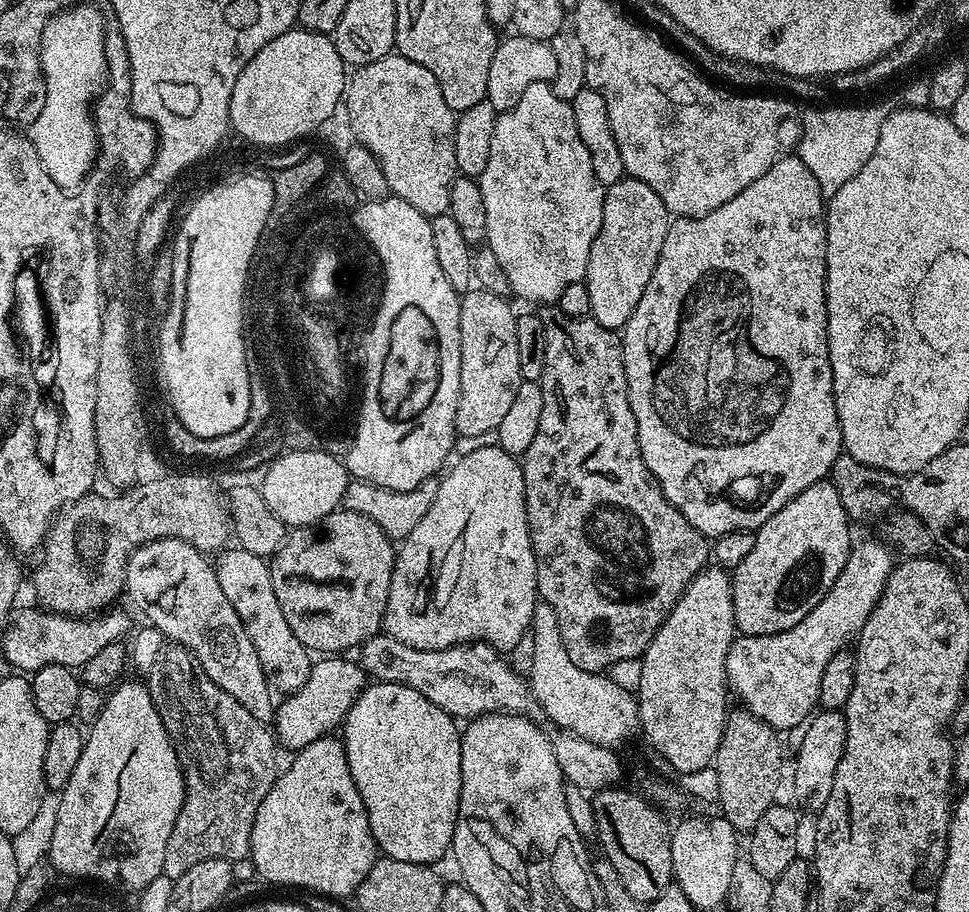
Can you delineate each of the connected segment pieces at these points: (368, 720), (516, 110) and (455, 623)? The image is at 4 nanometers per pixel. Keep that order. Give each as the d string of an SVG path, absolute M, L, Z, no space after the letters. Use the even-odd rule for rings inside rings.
M372 682L365 687L363 694L350 706L342 725L342 739L344 741L344 757L350 766L350 774L354 778L354 786L358 786L358 794L362 794L362 802L366 806L366 814L370 822L372 836L376 840L376 847L384 856L394 858L398 862L414 862L429 866L439 865L443 856L449 855L454 838L454 826L458 818L458 802L462 794L462 746L460 745L461 729L456 728L457 721L448 712L444 712L430 698L418 694L405 684L386 684Z
M531 82L512 109L497 115L494 139L490 141L490 158L486 161L486 170L482 170L478 183L482 190L482 206L486 206L486 247L494 252L494 257L505 271L511 291L524 300L533 300L536 306L555 305L560 295L566 290L566 286L584 279L586 266L590 262L590 246L594 246L594 238L598 238L598 230L602 226L602 206L606 188L594 175L594 162L590 162L590 150L586 150L586 142L578 138L578 126L574 123L574 110L571 103L558 98L558 94L554 94L551 83Z
M498 446L474 450L474 454L455 462L447 469L448 476L439 477L438 494L434 494L434 506L426 510L426 518L399 541L383 631L406 646L414 646L414 650L446 650L459 644L483 642L497 653L508 654L504 652L514 651L523 640L525 643L538 601L536 559L526 518L524 470L517 457Z

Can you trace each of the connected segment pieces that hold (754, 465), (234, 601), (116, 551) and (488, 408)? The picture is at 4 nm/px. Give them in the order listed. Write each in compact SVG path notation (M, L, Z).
M781 155L770 166L770 170L766 170L766 174L762 174L762 178L750 182L750 186L746 186L746 190L742 190L742 194L734 194L734 198L730 198L730 202L722 202L722 206L710 210L710 214L705 216L681 216L669 223L666 230L666 242L662 242L662 254L658 254L658 266L654 266L654 274L650 274L650 282L646 286L646 291L642 293L642 299L638 301L638 306L634 306L634 314L630 314L630 318L622 329L626 386L630 398L630 410L634 410L636 437L638 438L638 446L642 450L642 458L646 462L650 474L654 474L654 478L666 499L679 510L682 518L686 518L686 522L690 522L690 526L694 526L694 530L698 530L709 538L719 538L731 532L751 532L760 528L770 517L778 514L778 510L782 510L782 506L786 506L786 502L790 502L790 498L802 494L802 490L806 490L806 486L814 486L814 482L825 479L831 473L834 462L842 455L844 443L838 422L838 410L834 406L834 382L832 381L832 367L828 353L828 311L826 310L826 294L824 293L827 233L826 197L824 191L818 186L814 174L810 174L810 170L806 170L799 155Z
M232 546L215 557L214 567L218 586L222 586L230 606L234 606L238 618L242 618L246 634L250 634L254 650L258 650L258 662L262 662L269 685L280 694L298 691L302 682L310 678L314 660L307 646L298 642L296 632L290 630L286 622L286 614L282 614L282 606L278 606L269 561L258 554L250 554L250 550Z
M186 470L180 479L159 479L149 487L134 484L119 494L112 494L116 496L96 495L83 496L61 508L44 537L39 553L40 565L32 576L32 588L47 611L60 612L63 616L91 616L113 607L119 601L116 599L125 591L124 575L128 557L135 548L140 548L149 540L175 538L205 554L219 553L229 543L230 517L225 497L222 492L220 496L210 477L195 476L192 470Z
M481 287L460 296L460 401L456 411L456 430L461 436L496 431L498 422L502 422L502 417L514 403L514 394L522 377L518 366L517 313L512 312L507 303L505 297Z

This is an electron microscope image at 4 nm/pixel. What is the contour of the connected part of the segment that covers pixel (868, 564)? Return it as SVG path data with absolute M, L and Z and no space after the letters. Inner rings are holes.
M876 540L853 543L842 574L838 574L822 602L818 602L798 626L769 636L740 634L732 641L726 658L731 695L735 699L737 696L747 711L765 720L771 728L799 729L817 711L818 685L822 683L826 662L830 662L834 654L845 651L853 638L859 637L860 627L880 601L894 567L894 552Z

